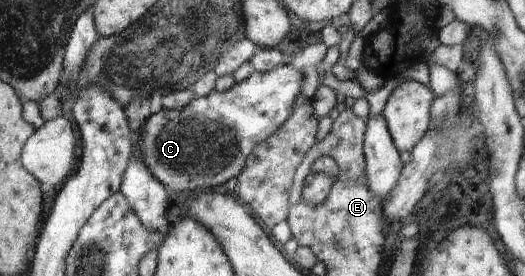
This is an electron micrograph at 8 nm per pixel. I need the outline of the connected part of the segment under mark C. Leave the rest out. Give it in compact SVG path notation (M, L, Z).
M283 64L282 66L275 67L272 71L267 71L267 73L254 72L248 79L245 79L245 81L235 83L233 87L225 91L225 93L219 93L219 91L214 90L205 97L195 98L187 107L183 107L183 109L179 109L179 111L163 109L159 111L159 113L151 115L150 119L147 119L147 122L144 124L145 126L142 128L143 135L141 135L141 141L139 141L139 151L143 151L143 159L145 159L143 163L145 163L145 167L151 171L151 175L155 175L157 181L161 181L161 183L167 185L171 191L176 191L177 193L183 193L183 191L197 192L197 189L203 189L203 187L213 188L213 185L221 185L221 183L225 183L227 179L237 177L237 175L242 174L244 163L247 161L247 157L251 155L251 151L253 151L259 143L265 141L275 129L279 129L279 127L289 119L289 115L293 113L293 105L295 105L297 93L301 91L301 79L304 80L304 74L303 77L301 77L299 70L291 69L291 65L289 64Z

